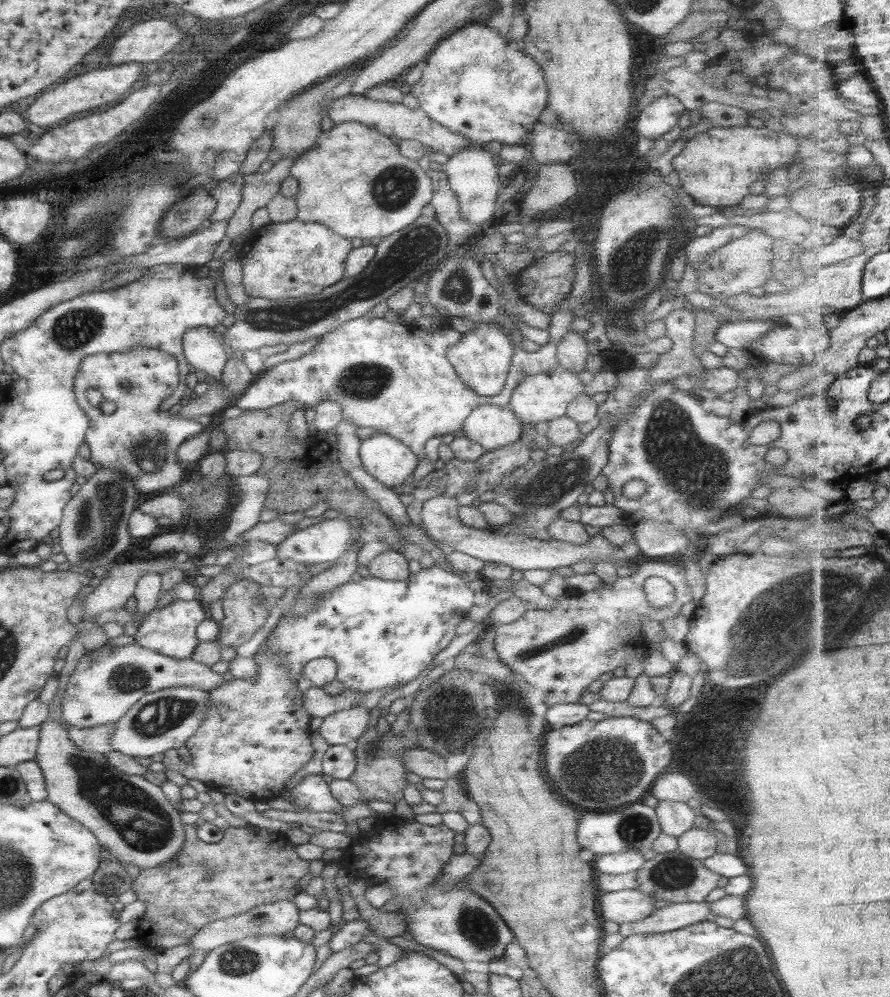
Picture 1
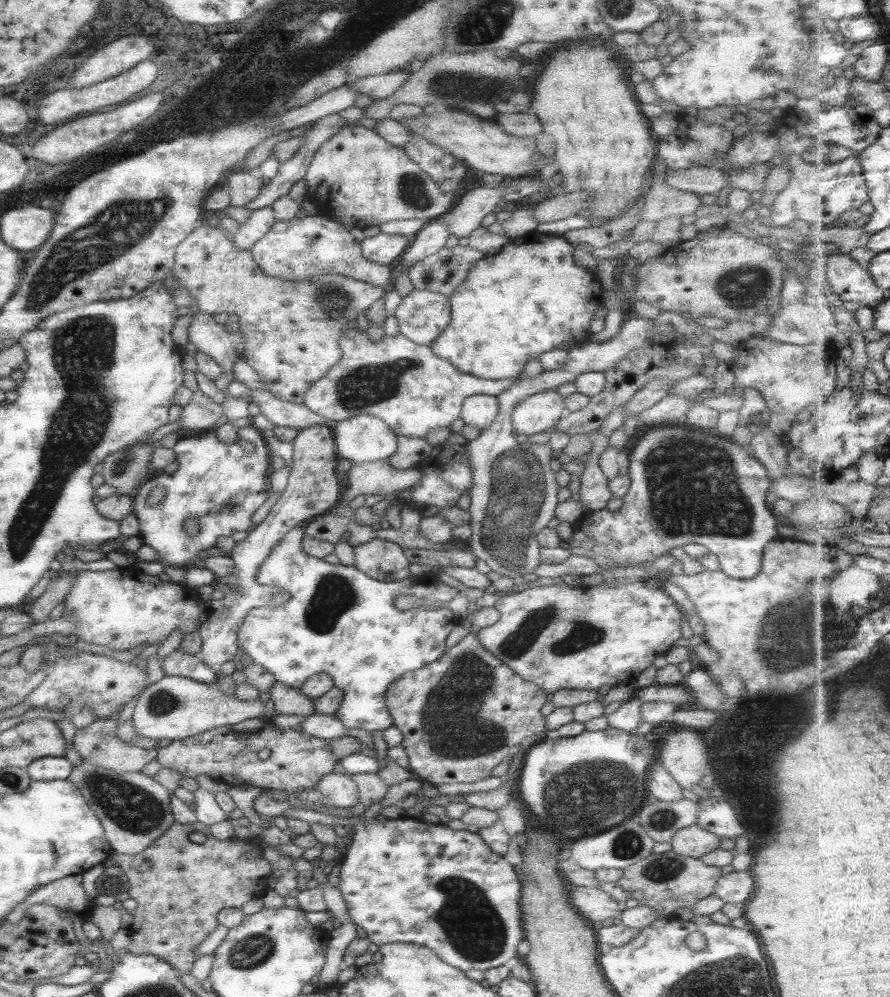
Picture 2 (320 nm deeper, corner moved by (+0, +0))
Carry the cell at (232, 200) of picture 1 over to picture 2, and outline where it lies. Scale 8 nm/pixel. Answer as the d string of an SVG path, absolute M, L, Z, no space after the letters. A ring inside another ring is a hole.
M229 172L221 184L227 190L229 206L245 207L255 198L263 186L260 176L249 172Z

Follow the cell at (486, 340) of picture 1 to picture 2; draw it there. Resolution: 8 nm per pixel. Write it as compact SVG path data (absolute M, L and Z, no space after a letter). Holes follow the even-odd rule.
M531 232L523 238L504 244L490 258L479 258L471 264L467 276L448 298L450 319L439 336L430 342L437 358L450 362L457 370L477 378L503 380L521 378L522 368L529 360L549 350L573 348L589 340L589 323L599 308L603 290L593 270L575 264L574 245L563 236L537 235Z

